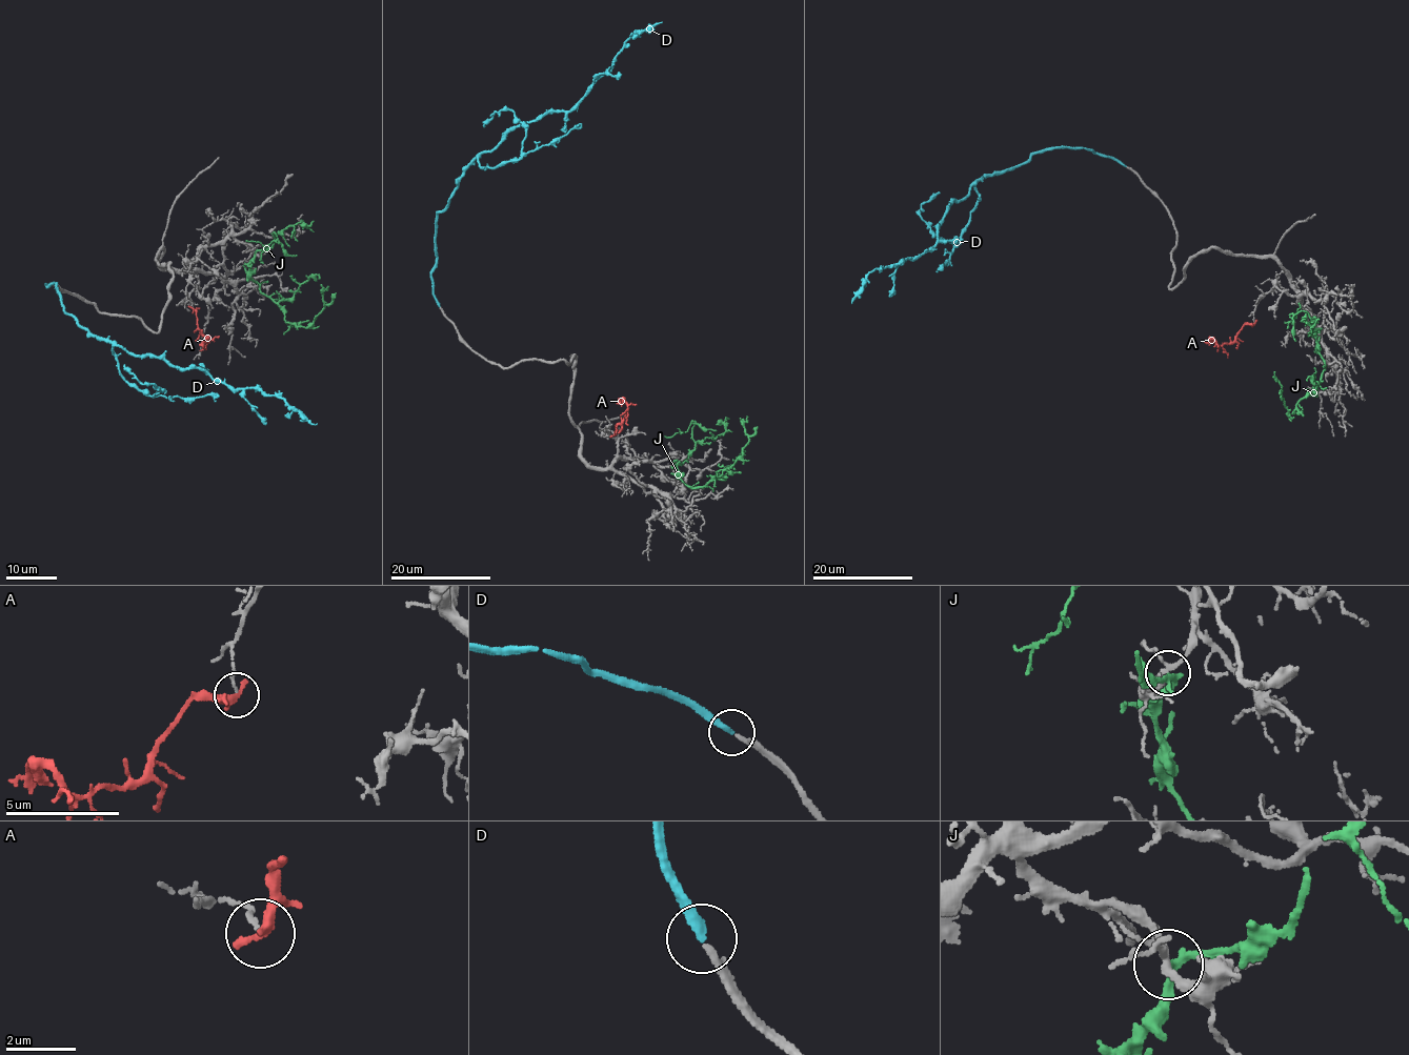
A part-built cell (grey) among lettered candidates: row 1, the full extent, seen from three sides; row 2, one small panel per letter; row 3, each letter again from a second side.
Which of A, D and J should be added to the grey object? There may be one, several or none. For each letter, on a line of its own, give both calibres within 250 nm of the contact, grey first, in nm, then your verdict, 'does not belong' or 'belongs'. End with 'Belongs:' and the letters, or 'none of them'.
A: 100 nm thick on the grey side, 380 nm on the other; does not belong
D: 190 nm thick on the grey side, 280 nm on the other; belongs
J: 170 nm thick on the grey side, 190 nm on the other; does not belong
Belongs: D

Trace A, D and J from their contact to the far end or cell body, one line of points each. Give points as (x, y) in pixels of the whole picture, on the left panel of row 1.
A: (193, 308), (196, 312), (198, 328), (208, 337), (202, 347)
D: (48, 285), (89, 333), (142, 357), (199, 367), (235, 390), (284, 400), (317, 424)
J: (255, 251), (250, 262), (249, 278), (279, 306), (287, 321), (307, 326), (313, 322), (323, 308), (321, 284)

